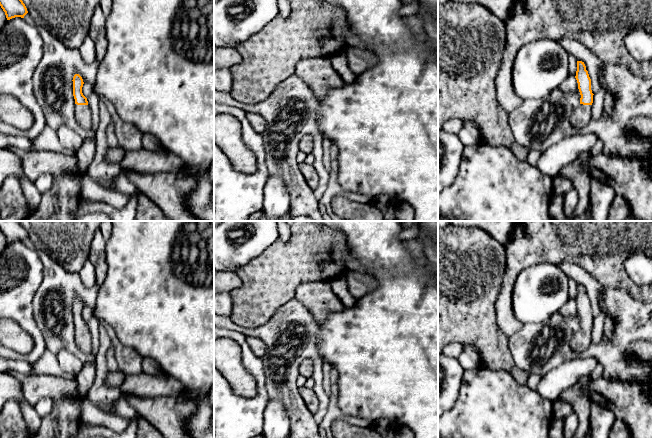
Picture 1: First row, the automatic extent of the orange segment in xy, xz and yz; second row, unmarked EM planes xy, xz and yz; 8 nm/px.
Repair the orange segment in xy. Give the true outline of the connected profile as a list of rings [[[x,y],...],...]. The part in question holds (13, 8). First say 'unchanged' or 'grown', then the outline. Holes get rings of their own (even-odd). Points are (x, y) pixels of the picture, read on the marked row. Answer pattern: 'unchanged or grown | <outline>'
unchanged | [[[0,0],[0,6],[5,12],[7,20],[15,17],[24,18],[28,13],[22,0]]]

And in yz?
grown | [[[577,61],[575,76],[581,95],[580,105],[574,110],[570,117],[570,123],[576,129],[581,129],[588,124],[592,118],[593,93],[591,90],[591,79],[584,62]]]

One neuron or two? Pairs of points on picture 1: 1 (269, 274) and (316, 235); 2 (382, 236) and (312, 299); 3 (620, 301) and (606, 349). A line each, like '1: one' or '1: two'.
1: one
2: two
3: one

